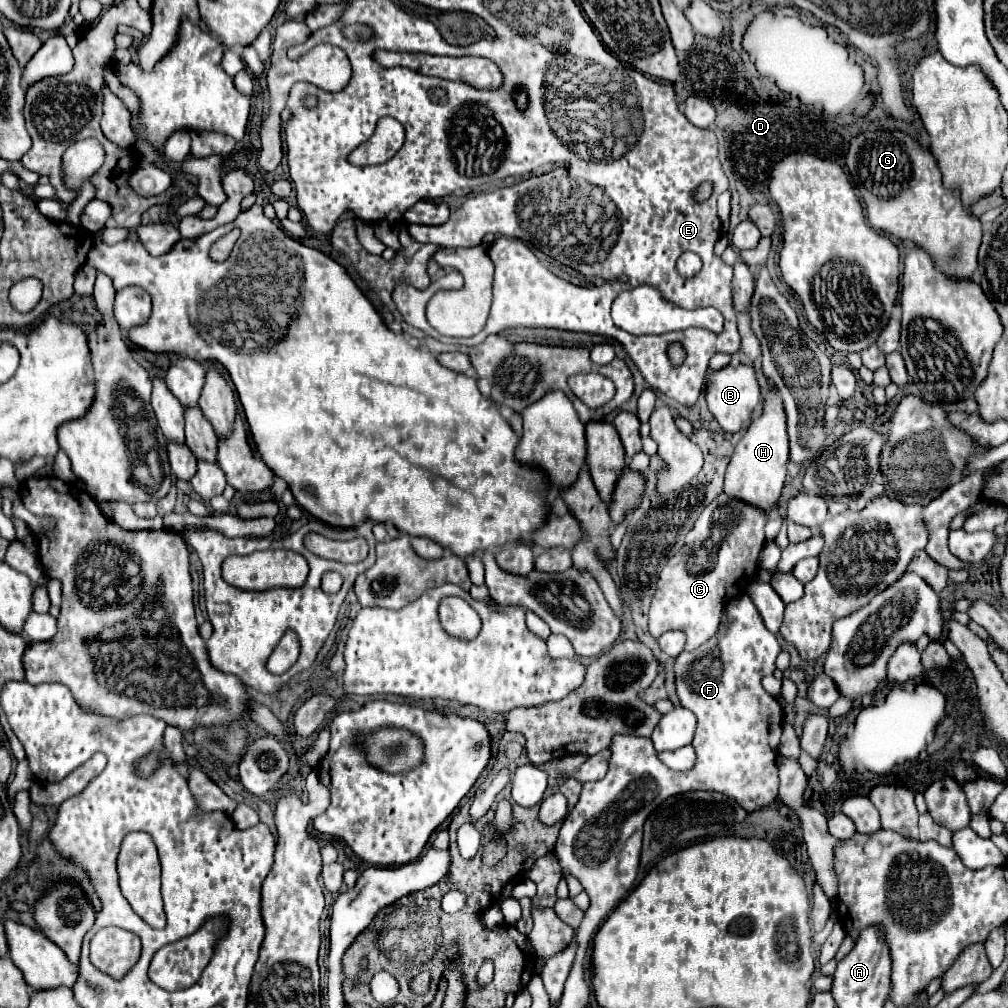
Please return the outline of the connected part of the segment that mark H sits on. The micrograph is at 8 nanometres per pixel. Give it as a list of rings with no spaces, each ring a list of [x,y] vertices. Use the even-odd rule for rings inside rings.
[[[771,387],[763,399],[761,415],[751,421],[747,433],[735,447],[735,453],[725,473],[725,493],[727,495],[747,501],[751,505],[757,505],[761,509],[769,509],[773,503],[777,503],[783,481],[785,481],[785,473],[787,473],[787,461],[789,461],[789,441],[787,441],[785,417],[787,415],[783,409],[783,399],[779,397],[777,387]]]

